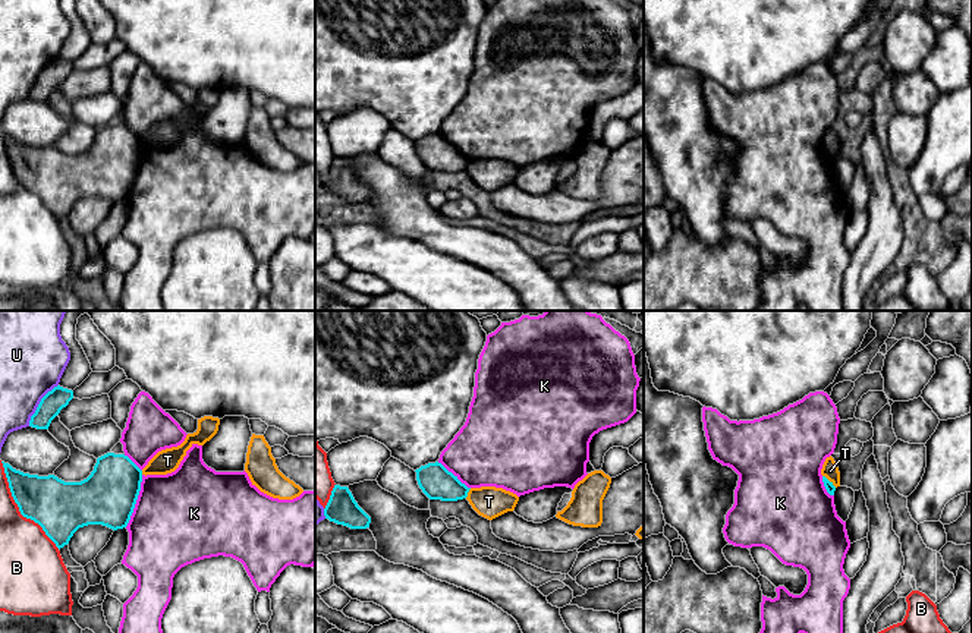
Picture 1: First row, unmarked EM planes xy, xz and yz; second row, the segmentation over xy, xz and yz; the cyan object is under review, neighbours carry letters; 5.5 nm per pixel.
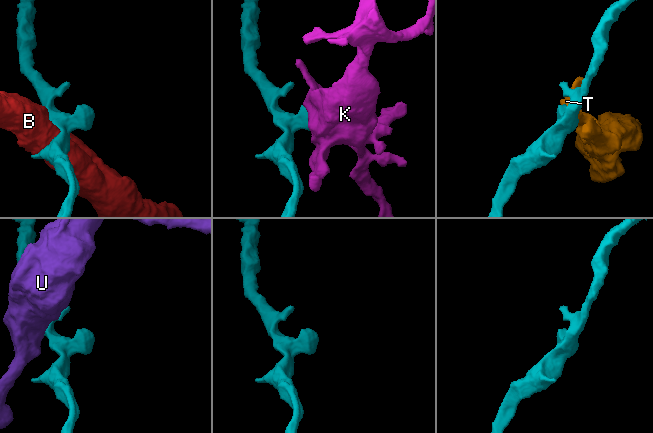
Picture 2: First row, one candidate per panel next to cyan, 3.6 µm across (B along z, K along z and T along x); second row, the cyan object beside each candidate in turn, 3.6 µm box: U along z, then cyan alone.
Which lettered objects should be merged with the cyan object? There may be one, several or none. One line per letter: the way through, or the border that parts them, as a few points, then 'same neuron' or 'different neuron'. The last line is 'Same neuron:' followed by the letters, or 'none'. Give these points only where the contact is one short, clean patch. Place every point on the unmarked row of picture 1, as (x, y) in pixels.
B: different neuron
K: different neuron
T: border along yz (823, 147), (836, 158); different neuron
U: different neuron
Same neuron: none

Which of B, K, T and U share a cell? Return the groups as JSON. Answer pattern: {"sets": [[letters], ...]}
{"sets": [["B"], ["K"], ["T"], ["U"]]}

